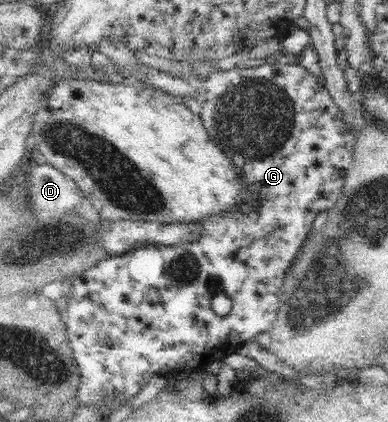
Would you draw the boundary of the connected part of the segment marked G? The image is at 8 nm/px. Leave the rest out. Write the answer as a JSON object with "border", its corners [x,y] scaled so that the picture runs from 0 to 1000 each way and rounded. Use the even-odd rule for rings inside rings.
{"border":[[[750,140],[737,145],[716,145],[711,149],[686,149],[670,147],[657,149],[644,161],[619,161],[606,159],[593,166],[593,180],[598,180],[598,194],[593,194],[593,204],[588,204],[588,213],[582,213],[582,223],[577,227],[567,227],[567,237],[562,237],[562,246],[557,246],[557,265],[552,265],[552,313],[557,313],[557,322],[546,322],[546,332],[552,332],[552,341],[572,358],[580,374],[590,379],[595,389],[595,398],[601,398],[606,422],[621,441],[626,441],[626,455],[621,460],[624,474],[619,474],[619,483],[603,483],[593,498],[577,498],[577,502],[562,502],[562,507],[546,507],[546,512],[536,512],[536,517],[521,517],[521,521],[477,521],[454,531],[464,533],[510,533],[510,545],[505,545],[505,555],[495,559],[495,564],[479,564],[474,573],[459,573],[459,578],[410,578],[410,573],[356,573],[356,578],[345,578],[345,583],[325,595],[325,607],[320,607],[320,626],[325,626],[325,635],[330,640],[320,640],[314,645],[314,621],[309,621],[309,630],[299,630],[299,621],[294,626],[278,626],[278,614],[273,614],[273,626],[263,626],[268,621],[268,611],[253,614],[245,621],[245,628],[237,628],[232,635],[216,637],[211,649],[186,649],[183,659],[183,701],[175,706],[175,727],[170,739],[170,758],[175,758],[175,777],[170,777],[170,796],[175,796],[175,822],[180,822],[183,841],[193,853],[193,860],[204,872],[204,891],[209,896],[209,908],[204,910],[201,924],[201,945],[206,948],[206,957],[211,955],[240,955],[250,950],[250,943],[263,934],[278,927],[278,931],[299,931],[304,941],[309,941],[309,950],[327,948],[338,938],[351,938],[351,934],[361,931],[361,924],[376,910],[384,898],[397,886],[412,886],[423,893],[464,893],[466,889],[492,886],[503,889],[508,882],[526,877],[541,858],[552,853],[564,853],[580,848],[585,841],[593,841],[593,834],[603,834],[624,810],[634,810],[634,806],[649,806],[649,801],[665,803],[670,791],[680,791],[680,787],[693,789],[704,777],[704,768],[716,749],[716,735],[722,725],[722,704],[716,704],[719,682],[727,680],[727,664],[732,664],[737,649],[737,640],[747,635],[747,626],[755,626],[758,609],[773,595],[773,588],[781,583],[778,573],[789,566],[807,545],[804,531],[814,517],[814,512],[827,500],[845,500],[851,493],[861,491],[861,483],[871,476],[871,464],[876,464],[879,445],[884,438],[884,427],[889,424],[889,412],[894,398],[905,391],[905,379],[910,370],[910,346],[915,339],[915,315],[907,308],[907,301],[897,296],[897,287],[887,275],[887,263],[876,258],[876,249],[861,239],[861,230],[851,223],[851,216],[840,211],[838,201],[825,204],[814,182],[809,182],[807,171],[799,171],[794,164],[778,159],[768,152],[765,140]],[[559,697],[582,697],[588,706],[593,706],[593,716],[598,716],[598,730],[588,744],[580,749],[562,749],[557,739],[546,732],[546,706]]]}

